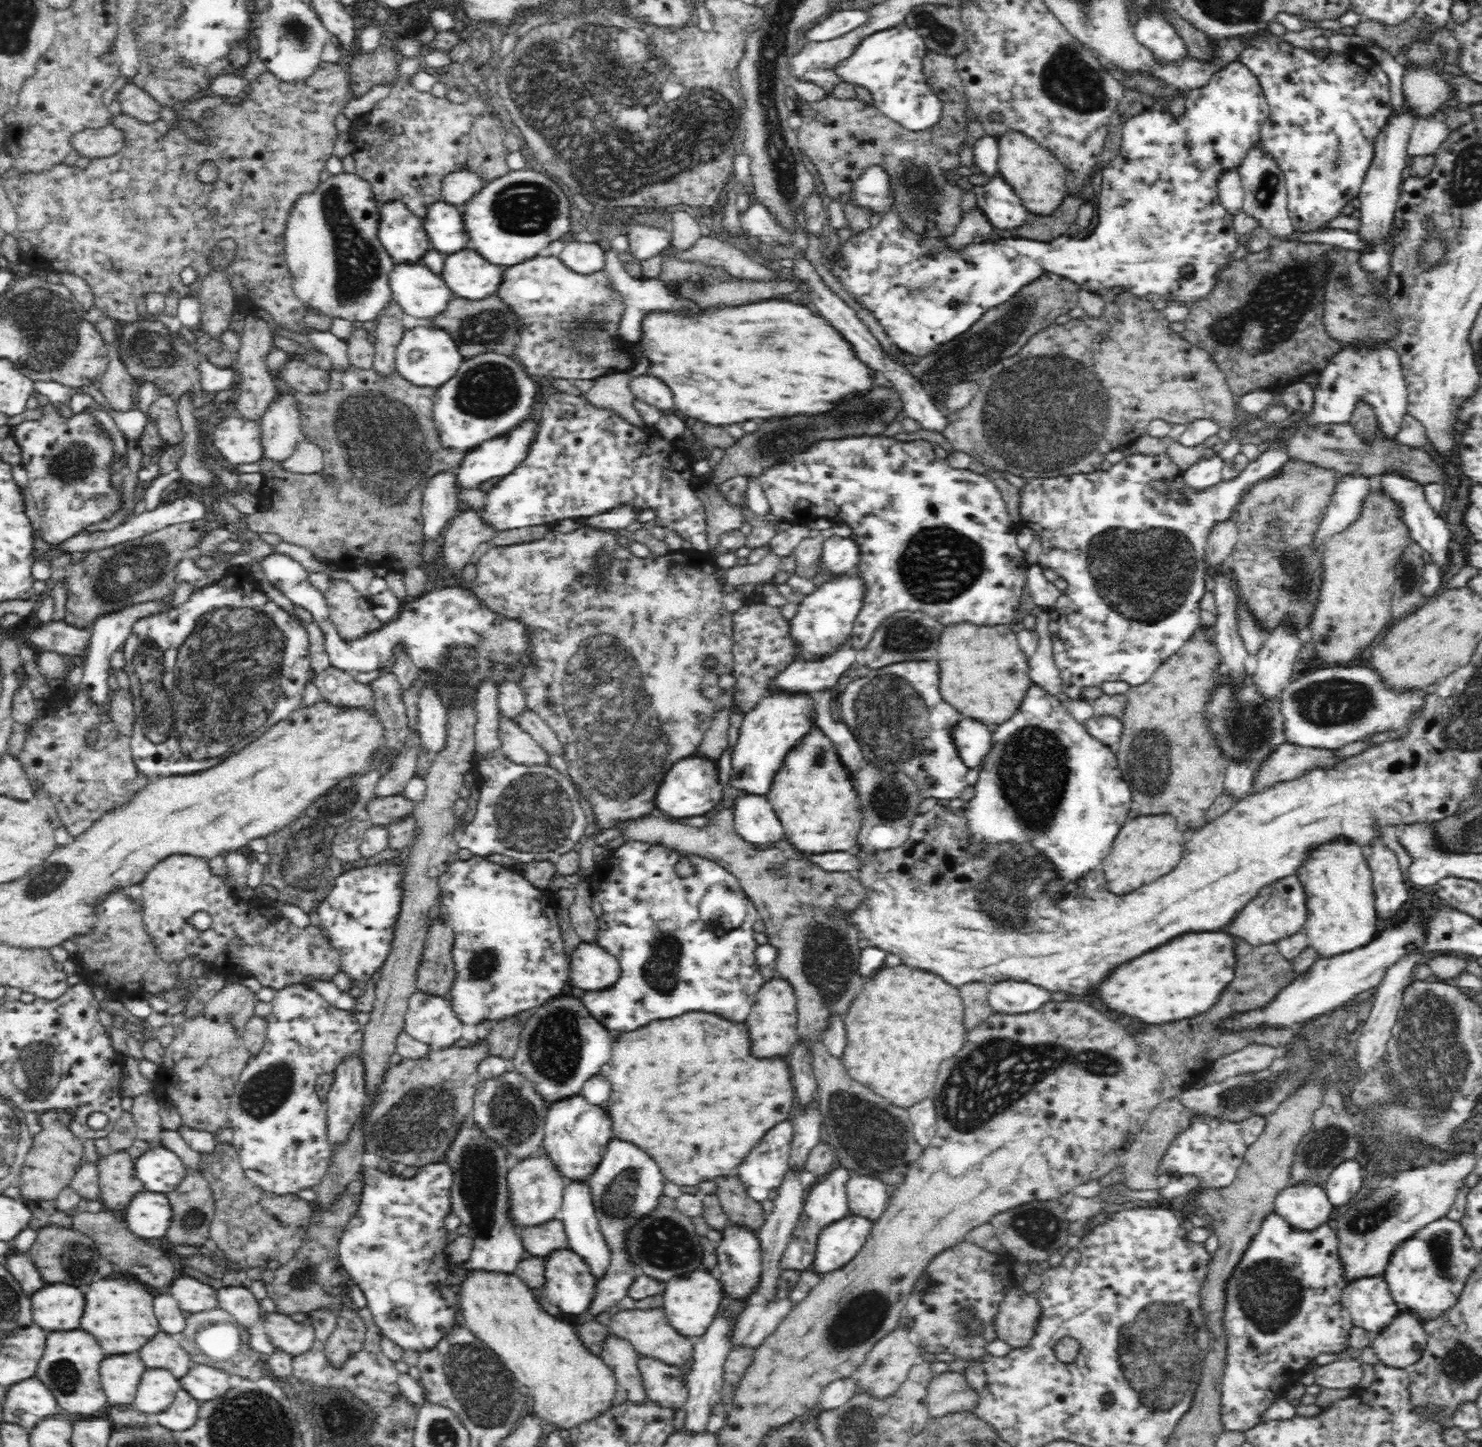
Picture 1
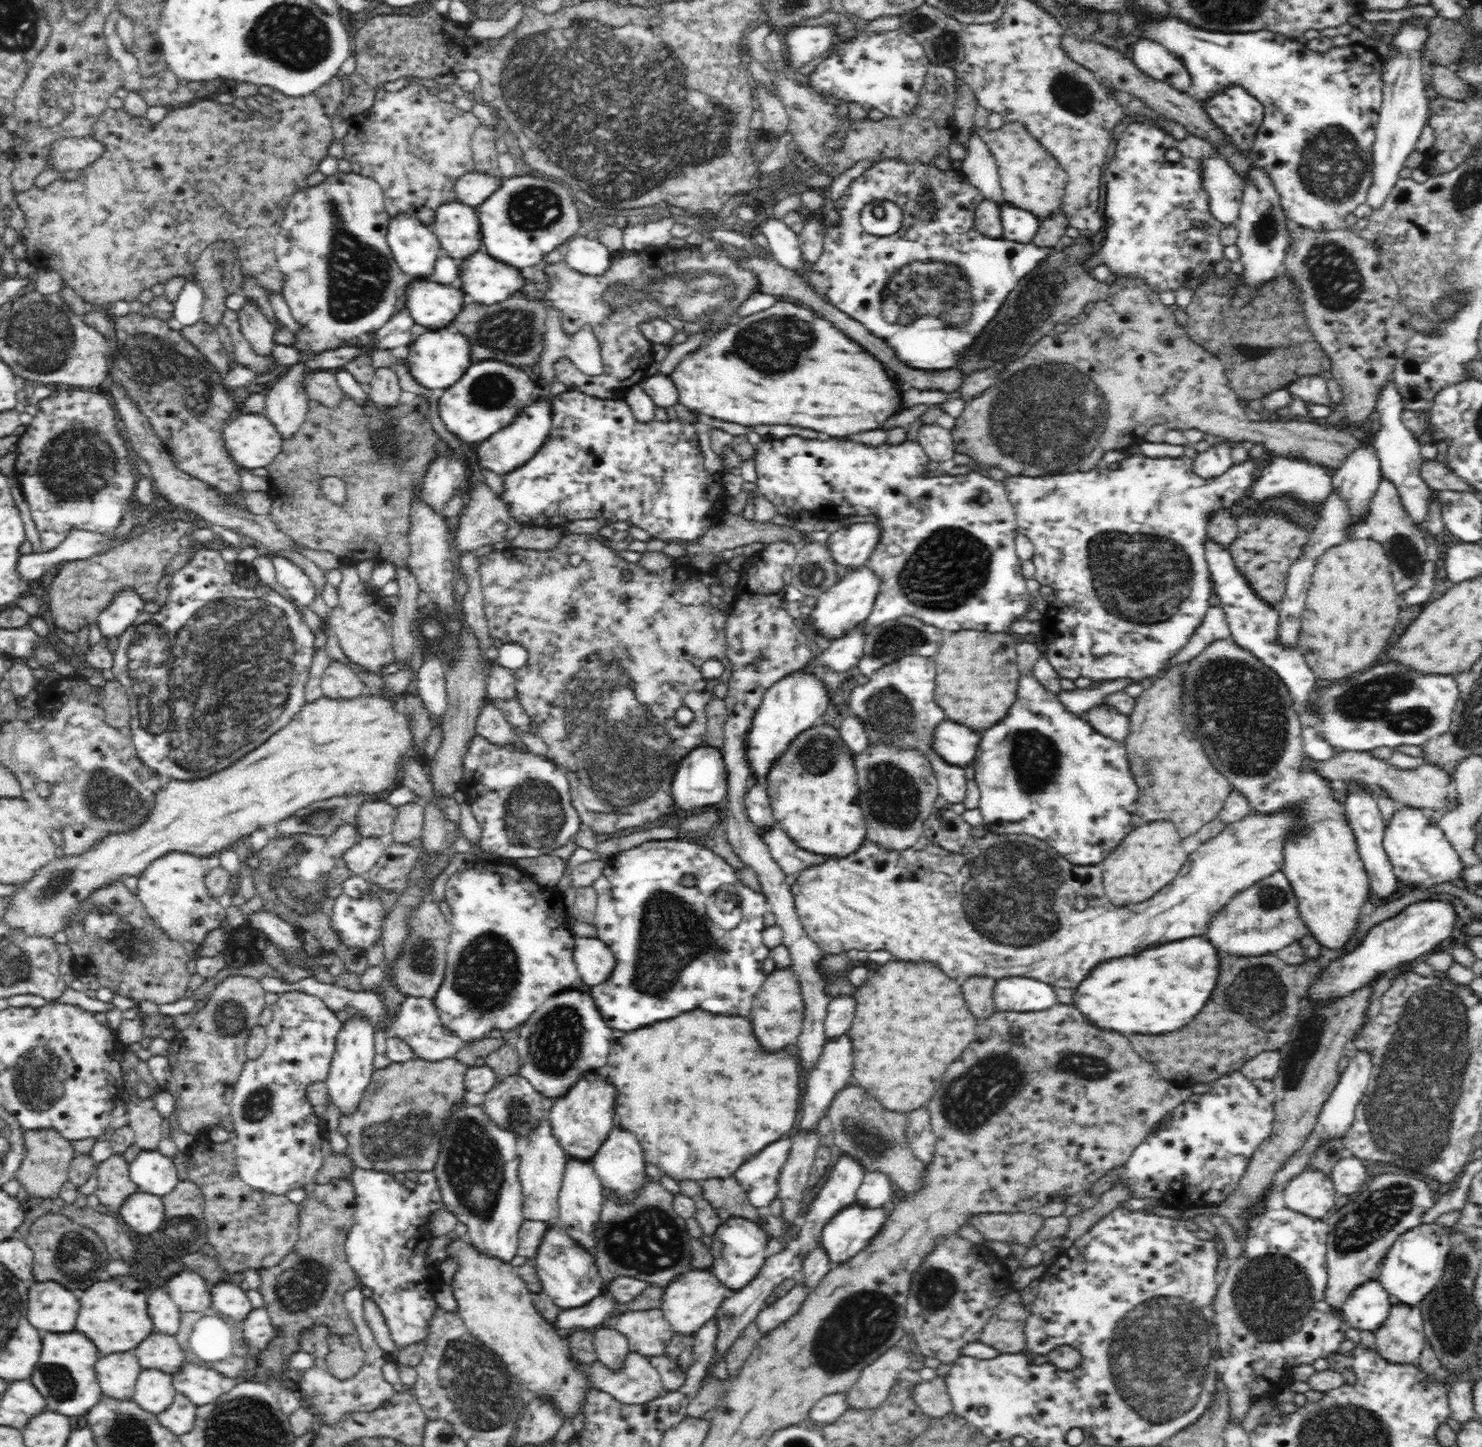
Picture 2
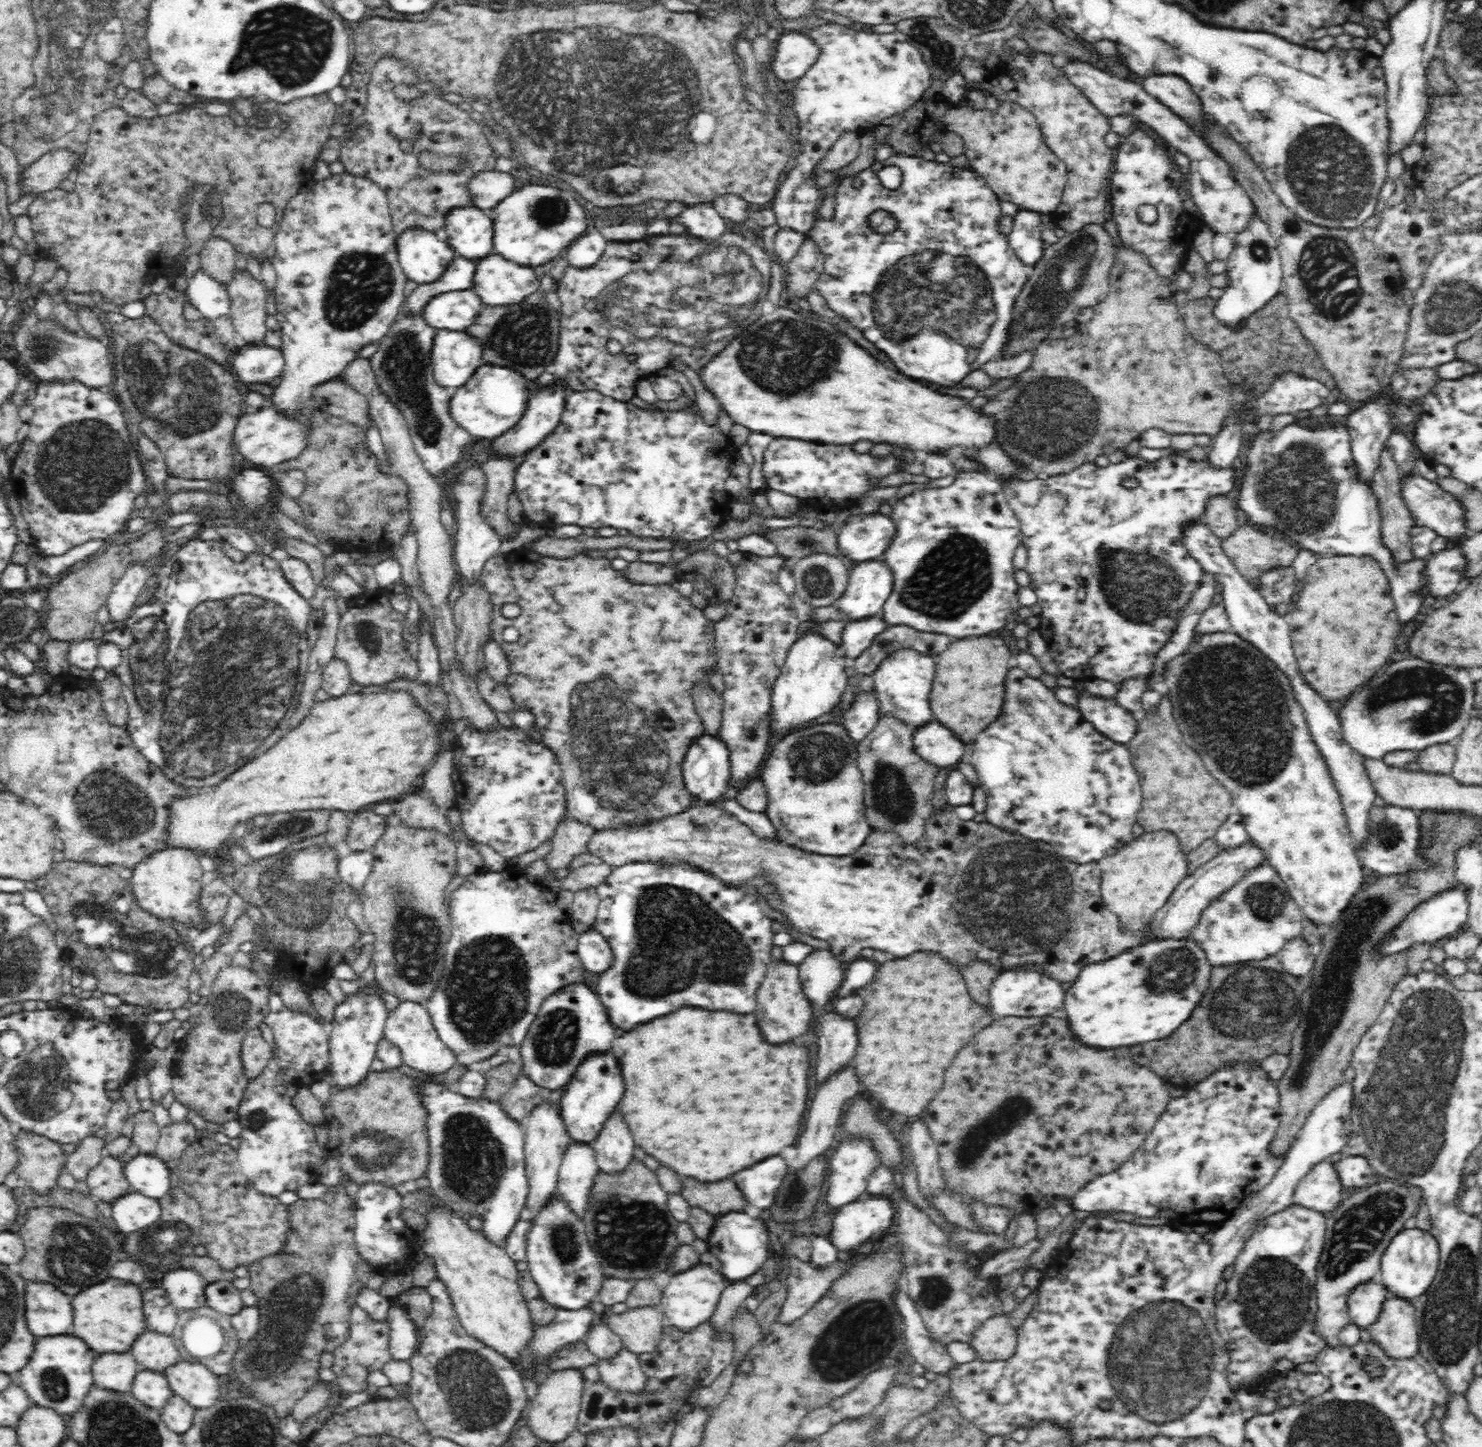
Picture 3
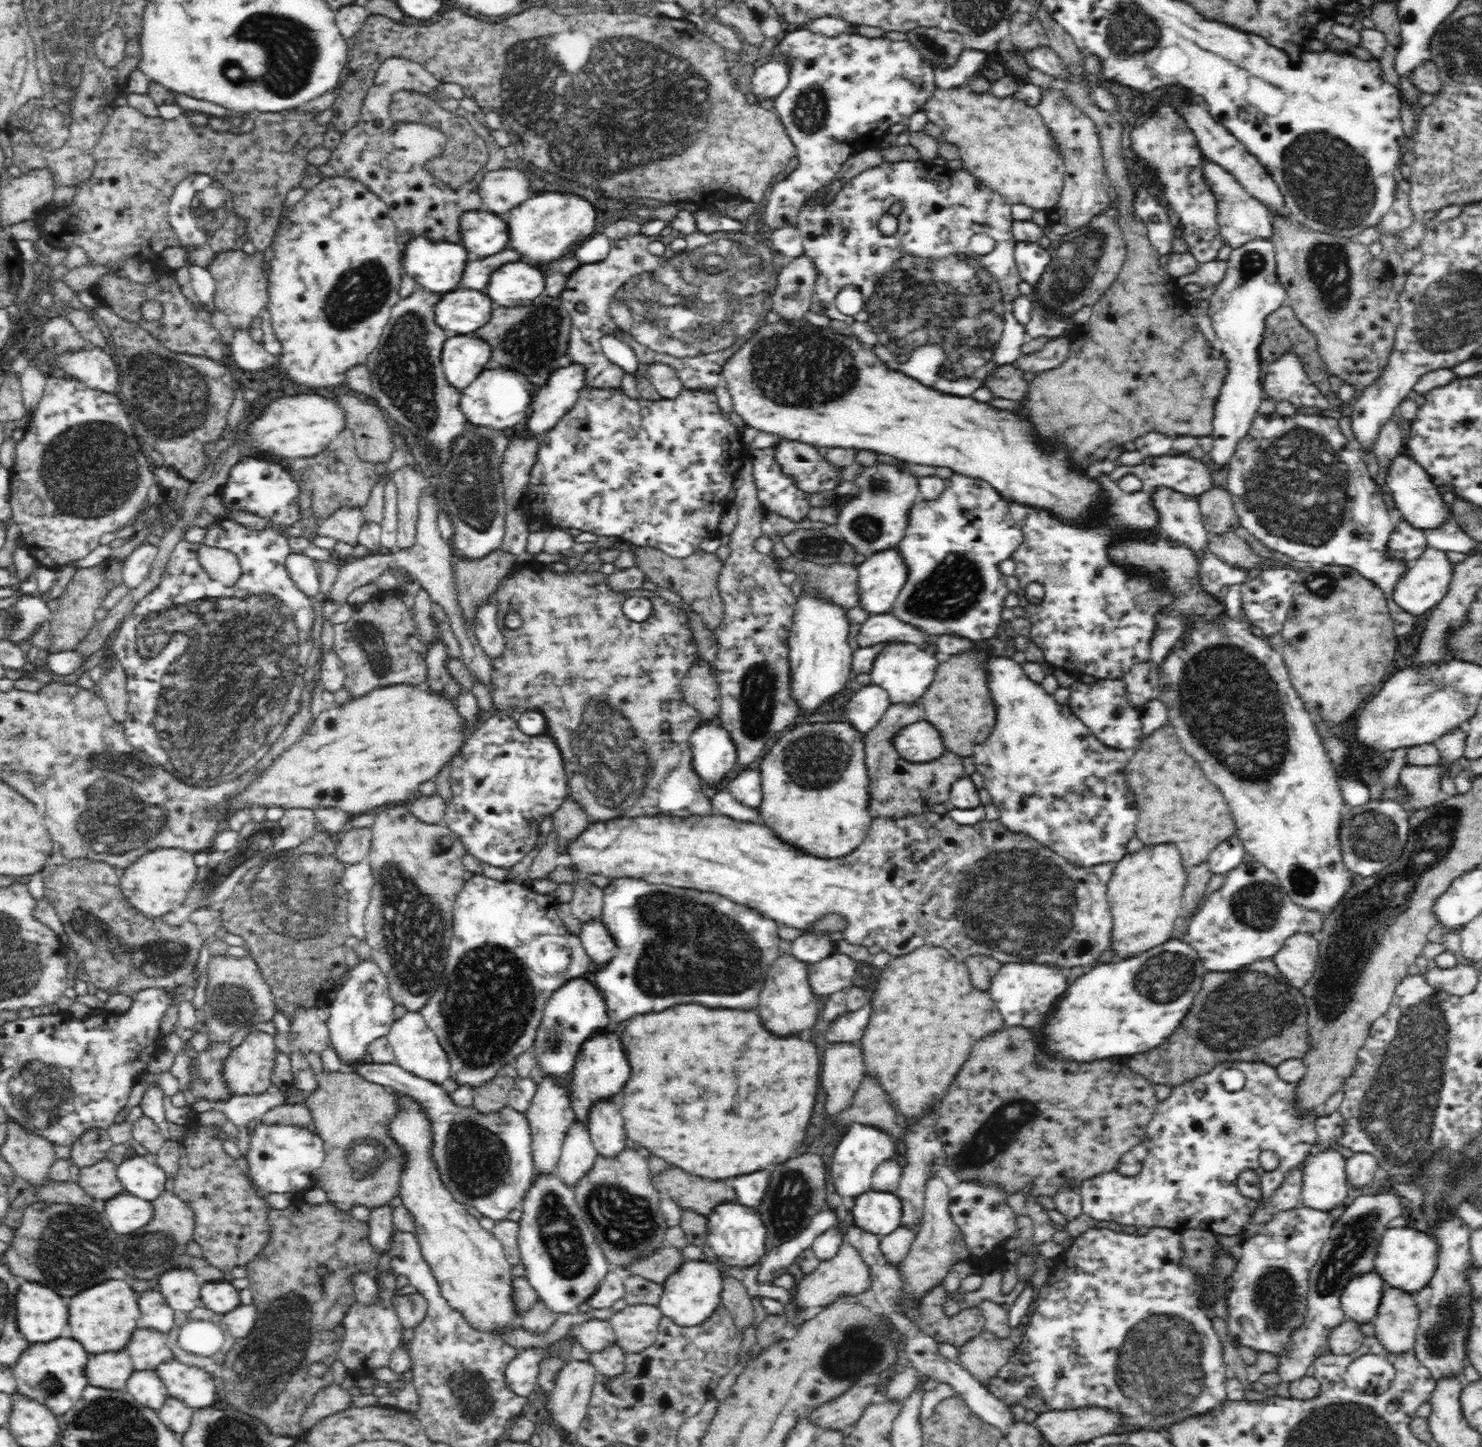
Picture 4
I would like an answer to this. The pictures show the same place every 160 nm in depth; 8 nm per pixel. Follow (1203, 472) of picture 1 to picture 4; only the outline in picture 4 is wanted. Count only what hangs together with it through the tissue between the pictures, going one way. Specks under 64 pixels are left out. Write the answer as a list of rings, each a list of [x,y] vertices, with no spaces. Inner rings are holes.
[[[1256,236],[1256,238],[1252,238],[1252,240],[1248,240],[1248,242],[1240,244],[1240,246],[1232,247],[1230,256],[1228,256],[1224,278],[1217,284],[1217,289],[1209,299],[1209,307],[1207,308],[1207,316],[1212,321],[1212,328],[1216,331],[1217,338],[1222,341],[1221,352],[1227,359],[1229,367],[1229,373],[1223,382],[1222,392],[1220,392],[1220,398],[1218,398],[1215,406],[1214,430],[1211,434],[1214,440],[1209,454],[1212,455],[1210,462],[1215,467],[1227,468],[1230,460],[1234,458],[1238,443],[1249,433],[1253,422],[1258,417],[1256,411],[1260,408],[1260,402],[1263,400],[1263,391],[1261,390],[1263,368],[1258,365],[1257,349],[1263,336],[1264,320],[1270,312],[1274,312],[1276,308],[1282,306],[1284,300],[1286,300],[1286,291],[1279,282],[1275,244],[1270,237]]]

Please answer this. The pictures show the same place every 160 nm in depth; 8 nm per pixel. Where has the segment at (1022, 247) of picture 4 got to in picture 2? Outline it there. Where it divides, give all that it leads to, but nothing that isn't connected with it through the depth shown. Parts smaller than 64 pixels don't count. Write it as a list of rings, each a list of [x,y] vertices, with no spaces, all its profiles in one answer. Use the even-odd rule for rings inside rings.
[[[1005,199],[996,202],[996,205],[998,205],[1000,223],[1002,223],[1001,238],[1031,242],[1032,234],[1038,228],[1038,218],[1027,210],[1010,206]]]

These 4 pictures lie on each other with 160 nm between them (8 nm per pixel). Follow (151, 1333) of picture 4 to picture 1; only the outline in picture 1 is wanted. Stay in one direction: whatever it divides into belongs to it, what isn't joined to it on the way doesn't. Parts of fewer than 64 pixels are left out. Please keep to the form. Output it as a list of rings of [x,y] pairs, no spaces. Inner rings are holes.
[[[158,1332],[146,1346],[142,1346],[138,1354],[148,1368],[169,1370],[180,1380],[190,1372],[192,1358],[176,1338],[181,1337]]]

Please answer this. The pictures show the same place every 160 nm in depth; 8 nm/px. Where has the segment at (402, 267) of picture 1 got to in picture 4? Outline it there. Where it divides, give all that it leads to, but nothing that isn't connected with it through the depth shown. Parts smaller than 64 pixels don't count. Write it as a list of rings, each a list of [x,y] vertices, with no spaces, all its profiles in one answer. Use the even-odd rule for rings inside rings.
[[[464,287],[456,288],[453,291],[440,294],[433,306],[434,322],[447,334],[473,334],[490,319],[490,312],[494,308],[494,305],[490,302],[490,298],[486,298],[482,291],[464,290]]]

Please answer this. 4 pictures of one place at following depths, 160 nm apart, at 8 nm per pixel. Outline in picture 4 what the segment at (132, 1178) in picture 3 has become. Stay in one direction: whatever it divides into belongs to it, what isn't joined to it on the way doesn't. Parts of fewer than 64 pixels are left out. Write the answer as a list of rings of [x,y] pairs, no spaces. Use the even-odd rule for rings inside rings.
[[[136,1155],[124,1159],[117,1166],[117,1175],[125,1192],[138,1198],[153,1201],[166,1191],[167,1173],[152,1158]]]

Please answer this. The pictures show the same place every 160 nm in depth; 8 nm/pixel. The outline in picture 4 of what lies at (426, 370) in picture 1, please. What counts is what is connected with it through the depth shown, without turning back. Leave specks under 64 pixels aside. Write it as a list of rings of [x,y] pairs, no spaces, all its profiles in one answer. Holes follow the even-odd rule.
[[[447,334],[440,361],[447,382],[462,390],[491,366],[490,356],[490,346],[484,340],[470,334]]]

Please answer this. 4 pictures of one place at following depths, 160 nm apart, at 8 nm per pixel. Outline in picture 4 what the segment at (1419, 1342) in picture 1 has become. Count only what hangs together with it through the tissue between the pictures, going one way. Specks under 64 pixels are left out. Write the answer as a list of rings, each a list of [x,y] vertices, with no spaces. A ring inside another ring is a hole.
[[[1386,1288],[1378,1314],[1371,1321],[1375,1337],[1382,1347],[1394,1355],[1413,1352],[1419,1325],[1419,1310],[1412,1296]]]

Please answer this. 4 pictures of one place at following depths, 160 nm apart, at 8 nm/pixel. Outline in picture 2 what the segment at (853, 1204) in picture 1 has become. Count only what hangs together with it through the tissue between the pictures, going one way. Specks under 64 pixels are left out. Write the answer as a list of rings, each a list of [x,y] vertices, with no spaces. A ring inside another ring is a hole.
[[[881,1172],[864,1173],[862,1182],[856,1188],[854,1203],[867,1209],[886,1208],[892,1200],[894,1192],[888,1177]]]

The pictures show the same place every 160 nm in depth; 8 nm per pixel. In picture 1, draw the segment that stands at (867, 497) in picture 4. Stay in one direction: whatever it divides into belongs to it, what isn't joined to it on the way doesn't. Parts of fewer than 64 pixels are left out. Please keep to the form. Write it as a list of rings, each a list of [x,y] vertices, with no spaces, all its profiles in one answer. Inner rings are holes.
[[[833,535],[830,538],[822,539],[822,550],[820,558],[816,562],[814,576],[808,578],[815,586],[828,582],[828,574],[834,574],[833,578],[851,574],[851,571],[858,562],[858,545],[850,537],[842,538]]]

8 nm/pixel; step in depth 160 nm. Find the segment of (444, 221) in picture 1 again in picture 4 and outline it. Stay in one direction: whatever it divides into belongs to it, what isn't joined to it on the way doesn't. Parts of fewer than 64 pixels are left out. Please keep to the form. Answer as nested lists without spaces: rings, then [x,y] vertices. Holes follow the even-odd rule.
[[[485,209],[460,214],[458,240],[469,257],[483,259],[506,248],[506,223]]]

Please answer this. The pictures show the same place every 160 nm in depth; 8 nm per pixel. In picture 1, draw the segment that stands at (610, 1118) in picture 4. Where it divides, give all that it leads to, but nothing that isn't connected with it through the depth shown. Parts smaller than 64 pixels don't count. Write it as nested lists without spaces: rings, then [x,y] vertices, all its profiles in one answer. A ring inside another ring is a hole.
[[[612,1140],[607,1146],[598,1168],[589,1176],[588,1190],[594,1205],[594,1215],[598,1218],[598,1228],[610,1249],[610,1264],[606,1280],[597,1282],[597,1294],[590,1313],[602,1313],[611,1304],[623,1299],[630,1292],[636,1280],[638,1266],[634,1264],[629,1250],[629,1232],[642,1220],[653,1215],[664,1197],[666,1178],[662,1176],[656,1162],[644,1154],[638,1146]]]

